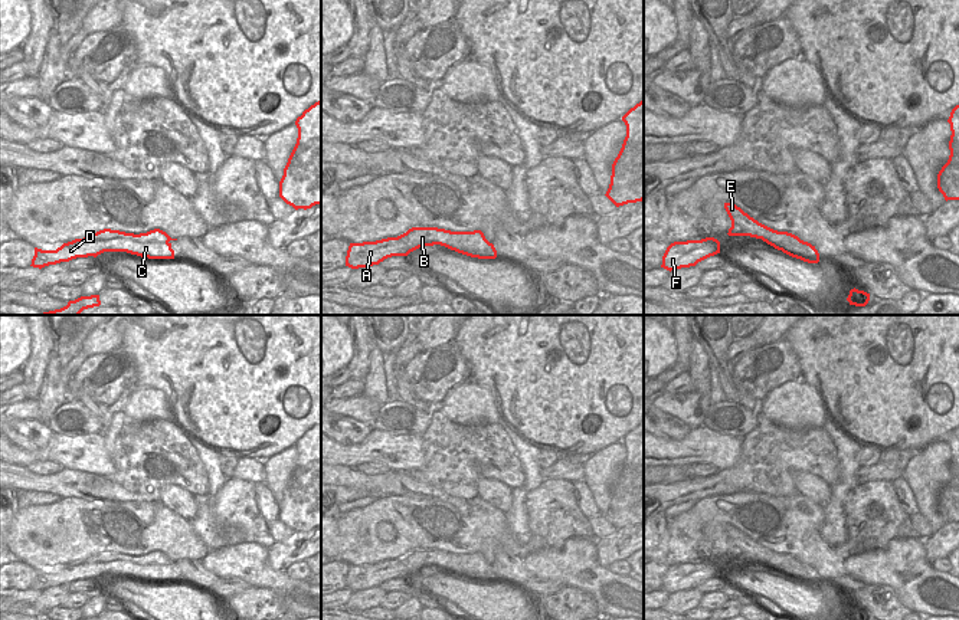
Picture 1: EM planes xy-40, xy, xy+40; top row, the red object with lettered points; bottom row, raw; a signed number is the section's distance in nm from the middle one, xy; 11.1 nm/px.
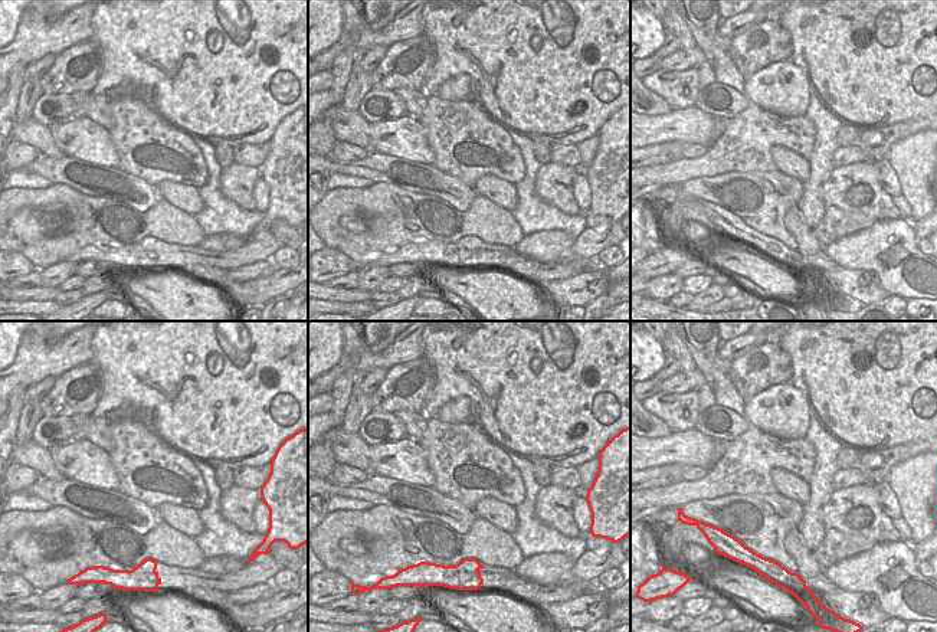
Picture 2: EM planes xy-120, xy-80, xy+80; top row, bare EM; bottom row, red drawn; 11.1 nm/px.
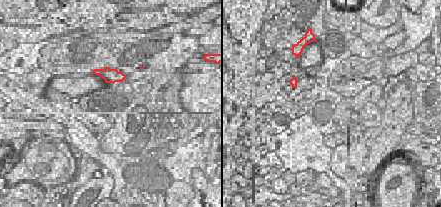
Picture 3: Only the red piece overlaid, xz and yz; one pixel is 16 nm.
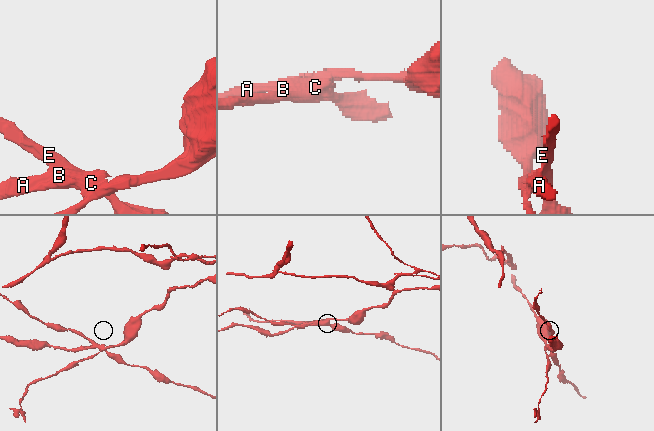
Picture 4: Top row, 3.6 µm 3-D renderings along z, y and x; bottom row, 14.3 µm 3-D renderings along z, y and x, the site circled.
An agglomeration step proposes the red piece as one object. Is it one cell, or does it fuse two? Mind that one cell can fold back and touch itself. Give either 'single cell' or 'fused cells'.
fused cells

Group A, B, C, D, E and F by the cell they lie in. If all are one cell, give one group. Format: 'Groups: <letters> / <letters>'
Groups: A B C D F / E

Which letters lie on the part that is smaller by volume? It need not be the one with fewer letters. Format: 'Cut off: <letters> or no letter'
Cut off: E

